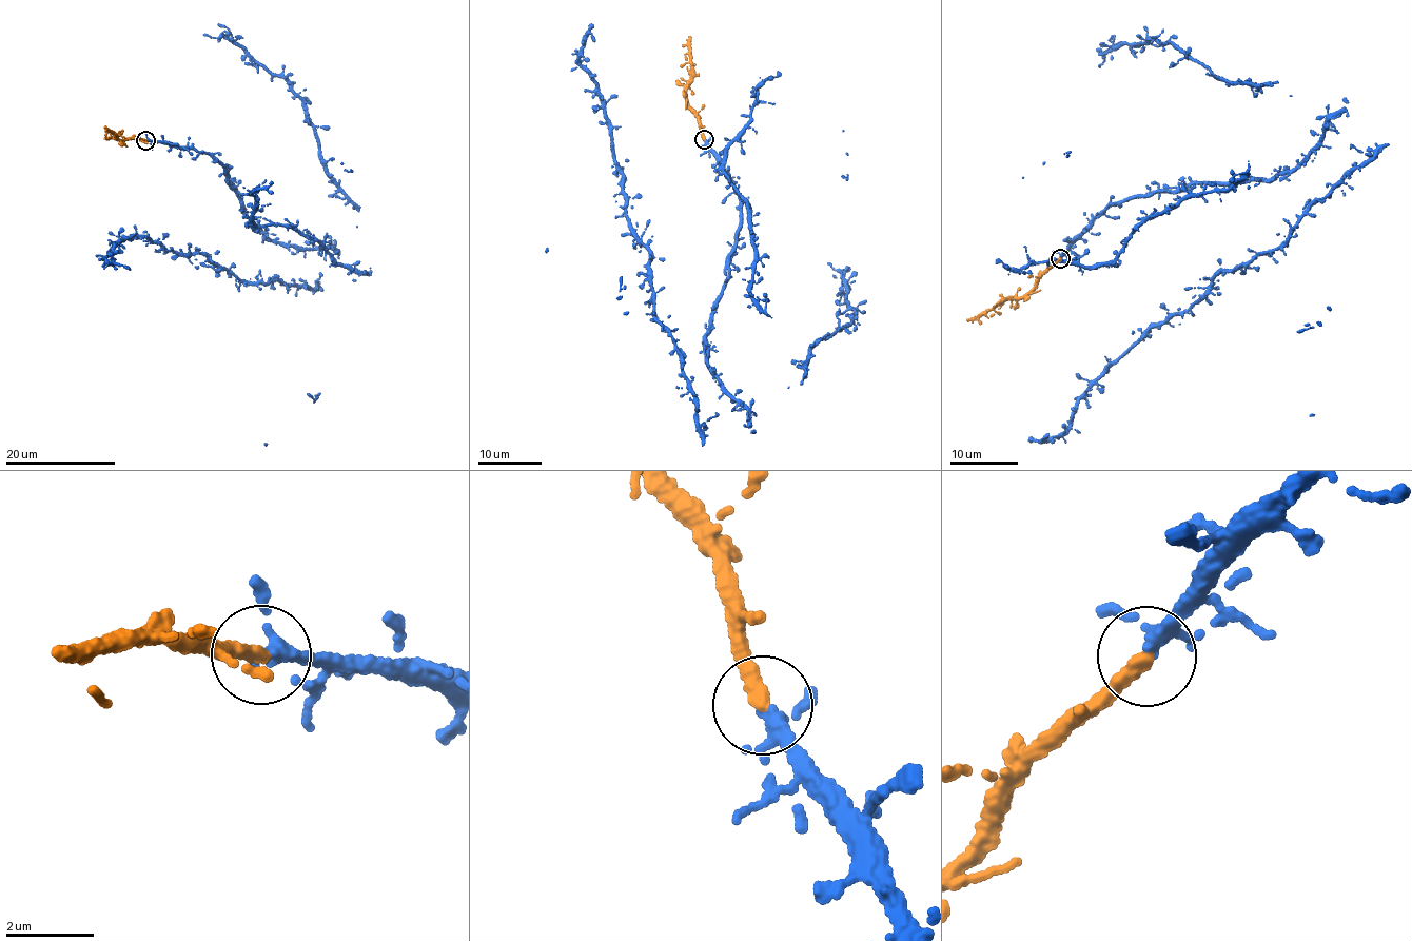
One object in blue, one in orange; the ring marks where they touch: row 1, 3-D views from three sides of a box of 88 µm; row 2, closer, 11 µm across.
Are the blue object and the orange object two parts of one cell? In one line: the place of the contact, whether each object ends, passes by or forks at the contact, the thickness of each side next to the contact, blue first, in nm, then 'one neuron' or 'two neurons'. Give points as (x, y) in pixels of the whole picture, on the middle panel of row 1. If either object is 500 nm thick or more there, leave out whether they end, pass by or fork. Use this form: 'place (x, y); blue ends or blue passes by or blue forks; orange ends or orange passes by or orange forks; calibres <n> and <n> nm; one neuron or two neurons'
place (704, 139); blue forks; orange ends; calibres 240 and 380 nm; one neuron

